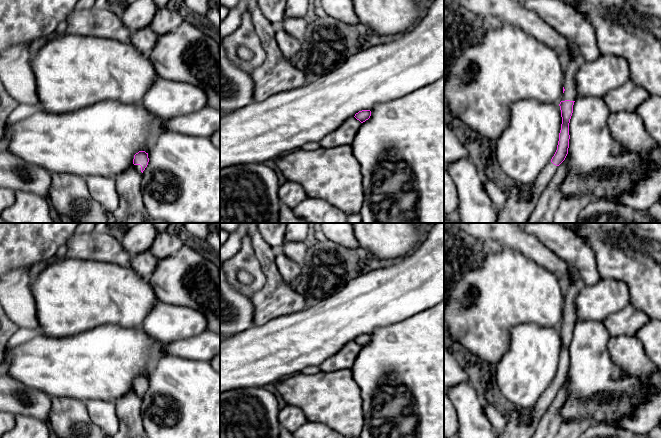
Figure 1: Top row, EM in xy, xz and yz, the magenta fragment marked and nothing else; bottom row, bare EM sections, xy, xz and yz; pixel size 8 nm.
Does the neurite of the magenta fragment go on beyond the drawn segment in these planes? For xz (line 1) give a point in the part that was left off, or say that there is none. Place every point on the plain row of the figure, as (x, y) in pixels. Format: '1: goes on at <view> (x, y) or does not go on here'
1: does not go on here

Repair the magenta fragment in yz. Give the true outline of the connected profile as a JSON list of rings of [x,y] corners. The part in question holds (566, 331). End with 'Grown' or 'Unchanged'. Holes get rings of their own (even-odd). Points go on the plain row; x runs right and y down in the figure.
[[[569,265],[569,274],[572,283],[564,289],[564,310],[560,334],[562,341],[561,354],[557,374],[551,385],[541,395],[534,407],[532,407],[532,420],[525,423],[521,413],[513,411],[507,418],[507,425],[504,432],[497,435],[497,438],[531,438],[539,420],[548,409],[549,405],[555,398],[558,390],[565,384],[569,372],[569,347],[573,337],[573,329],[576,319],[575,299],[582,287],[585,285],[577,269]]]. Grown

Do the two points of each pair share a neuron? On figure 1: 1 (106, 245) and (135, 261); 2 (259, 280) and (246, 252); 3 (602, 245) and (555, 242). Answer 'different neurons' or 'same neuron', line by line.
1: different neurons
2: same neuron
3: different neurons

